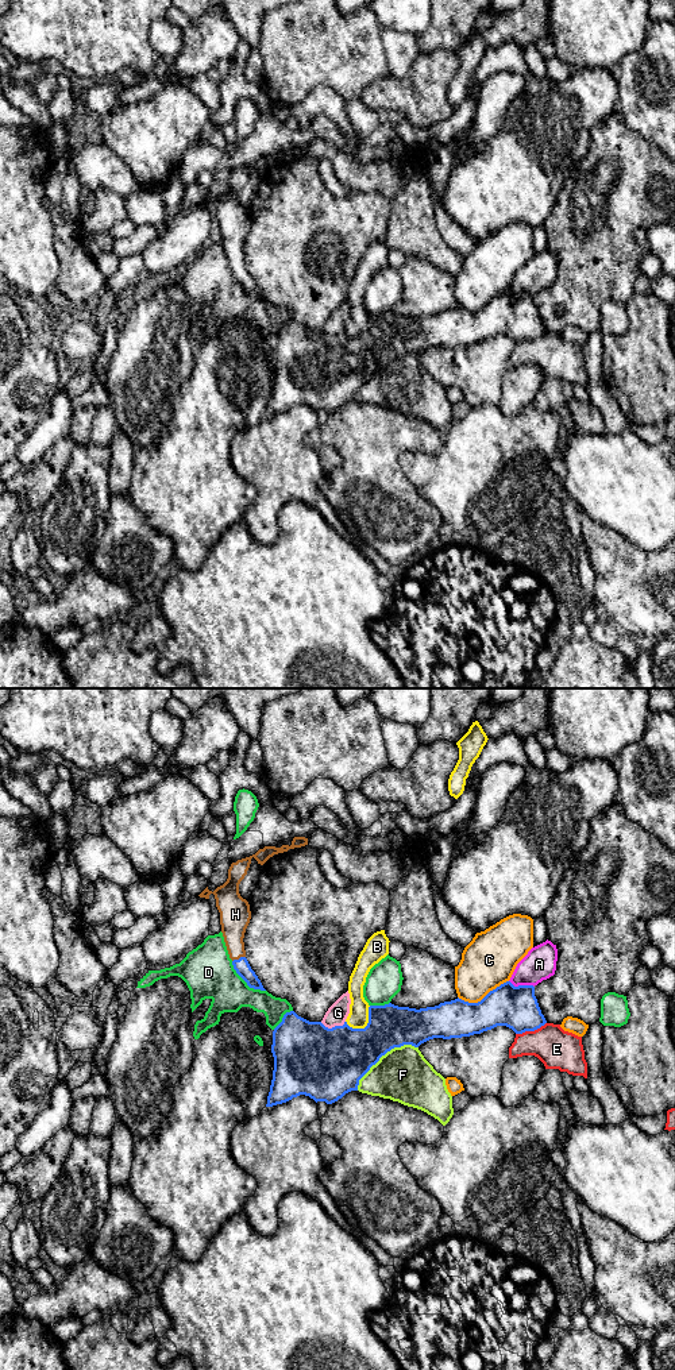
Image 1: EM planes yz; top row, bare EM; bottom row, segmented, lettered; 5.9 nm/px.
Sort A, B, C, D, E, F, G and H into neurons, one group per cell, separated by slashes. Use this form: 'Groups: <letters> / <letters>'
Groups: A / B H / C / D / E / F / G

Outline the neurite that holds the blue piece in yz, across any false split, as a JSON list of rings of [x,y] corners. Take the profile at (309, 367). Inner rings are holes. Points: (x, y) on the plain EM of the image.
[[[381,239],[367,248],[360,261],[348,290],[351,313],[343,335],[328,337],[321,331],[309,331],[298,325],[294,320],[284,324],[282,331],[273,340],[274,379],[266,416],[286,412],[300,404],[309,405],[316,412],[332,413],[346,402],[358,400],[359,389],[394,356],[404,354],[418,356],[433,347],[470,346],[497,335],[506,335],[516,343],[522,343],[547,332],[535,305],[535,296],[514,296],[510,290],[490,300],[478,312],[458,306],[420,319],[392,312],[370,314],[363,306],[363,294],[370,278],[389,263],[389,251],[385,239]]]

